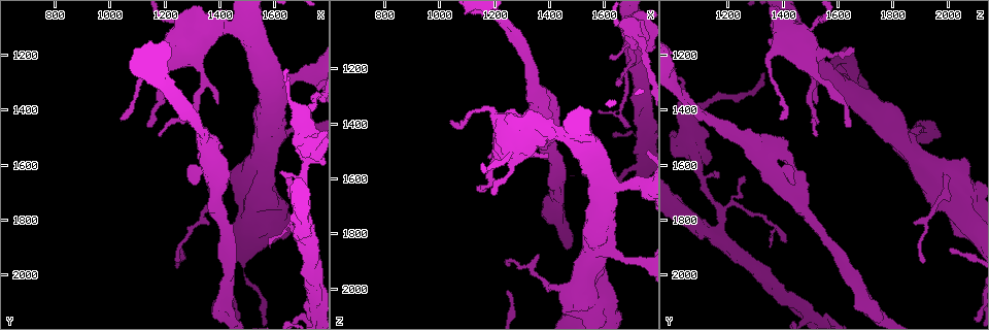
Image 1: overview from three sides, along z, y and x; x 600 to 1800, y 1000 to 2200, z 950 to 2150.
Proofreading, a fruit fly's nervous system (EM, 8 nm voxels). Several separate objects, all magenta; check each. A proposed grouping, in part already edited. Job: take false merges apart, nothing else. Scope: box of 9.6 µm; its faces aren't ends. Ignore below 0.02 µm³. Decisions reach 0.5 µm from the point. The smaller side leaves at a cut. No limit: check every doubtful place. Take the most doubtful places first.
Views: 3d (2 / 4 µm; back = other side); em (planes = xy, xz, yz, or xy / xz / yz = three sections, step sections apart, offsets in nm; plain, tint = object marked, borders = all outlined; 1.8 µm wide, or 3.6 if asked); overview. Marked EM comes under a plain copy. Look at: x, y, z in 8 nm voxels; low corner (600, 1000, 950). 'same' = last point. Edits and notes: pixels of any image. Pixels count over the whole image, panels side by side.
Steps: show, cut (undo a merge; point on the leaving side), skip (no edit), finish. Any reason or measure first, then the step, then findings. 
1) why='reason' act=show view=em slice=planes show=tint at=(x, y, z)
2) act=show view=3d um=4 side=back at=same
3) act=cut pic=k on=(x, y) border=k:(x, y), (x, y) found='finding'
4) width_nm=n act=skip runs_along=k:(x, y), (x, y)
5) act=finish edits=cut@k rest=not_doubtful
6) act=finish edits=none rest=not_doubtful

act=show view=3d um=4 side=back at=(1720, 1850, 1170)

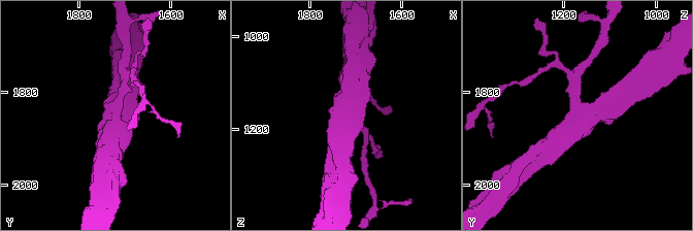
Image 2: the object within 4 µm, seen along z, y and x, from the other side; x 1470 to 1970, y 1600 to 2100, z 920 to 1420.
why='shape alone is not enough' act=show view=em slice=xy step=16 show=tint at=(1720, 1850, 1165)

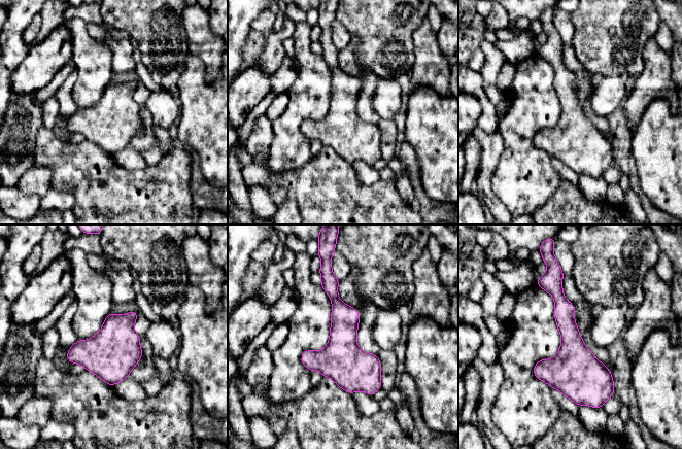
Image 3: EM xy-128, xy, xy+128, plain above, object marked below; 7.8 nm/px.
why='another direction' act=show view=em slice=yz step=8 show=tint at=same

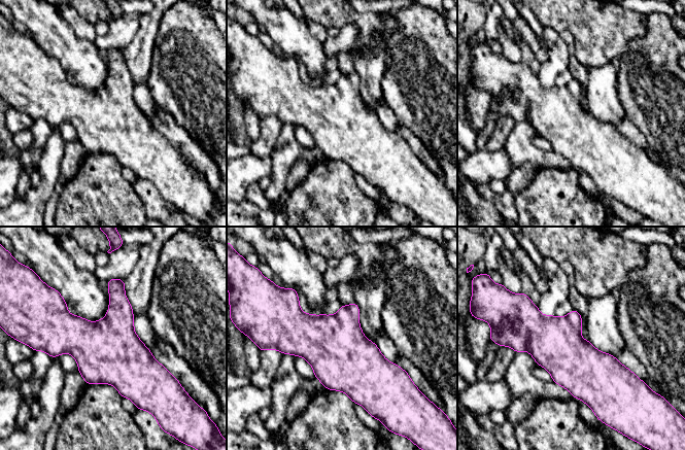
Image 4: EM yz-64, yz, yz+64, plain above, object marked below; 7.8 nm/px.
width_nm=420 act=skip found='all the same cell'

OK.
why='calibre changes' act=show view=em um=3.6 slice=planes show=tint at=(1350, 1560, 1350)

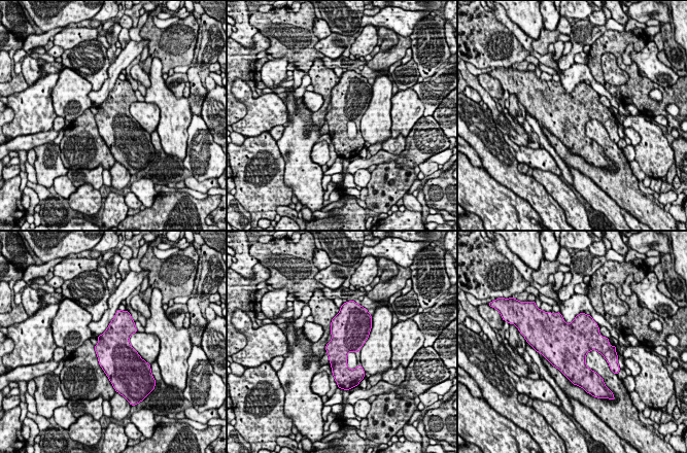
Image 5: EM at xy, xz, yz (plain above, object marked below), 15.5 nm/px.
act=skip found='continuous, no second cell'

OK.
why='sudden change in width' act=show view=3d um=4 side=back at=(1710, 1570, 1090)

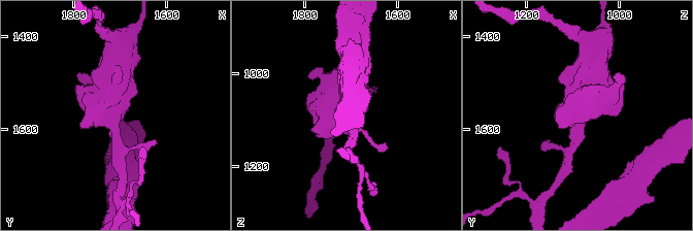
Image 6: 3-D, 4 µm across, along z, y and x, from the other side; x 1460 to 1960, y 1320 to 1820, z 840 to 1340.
why='need the tissue' act=show view=em um=3.6 slice=planes show=tint at=(1710, 1565, 1085)

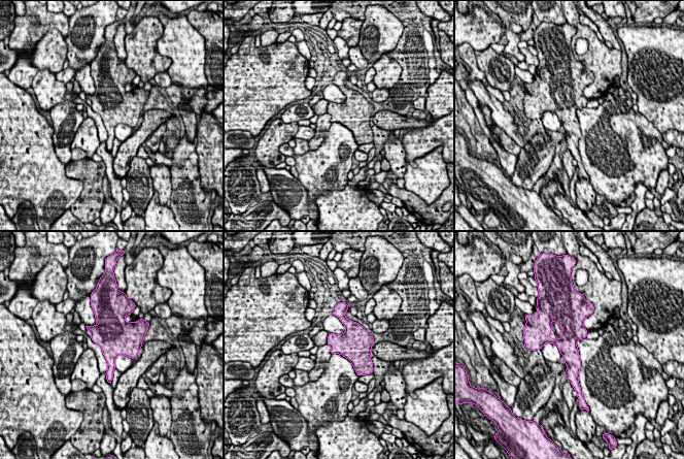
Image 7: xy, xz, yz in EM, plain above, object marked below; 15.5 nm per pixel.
act=skip runs_along=7:(569, 317), (571, 376) found='one cell here'

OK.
act=show view=3d um=4 side=back at=(1700, 1430, 1060)

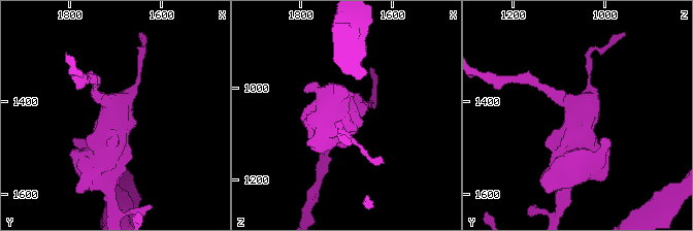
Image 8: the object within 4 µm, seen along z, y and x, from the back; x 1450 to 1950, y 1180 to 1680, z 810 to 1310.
act=show view=em um=3.6 slice=planes show=tint at=(1710, 1425, 1060)

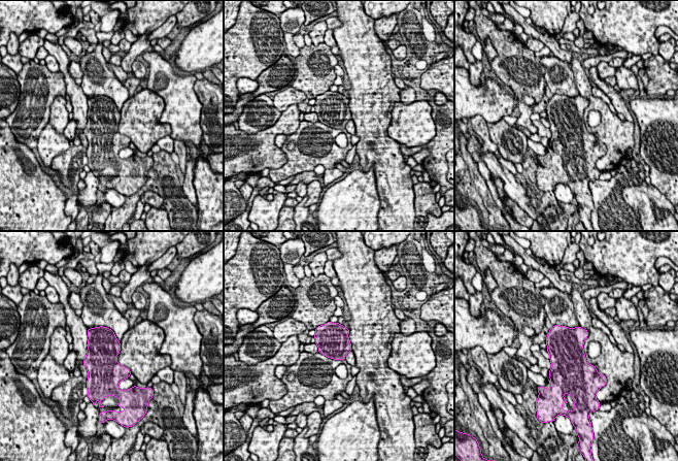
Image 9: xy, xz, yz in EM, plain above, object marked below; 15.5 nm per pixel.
act=skip found='continuous, no second cell'

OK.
why='a narrow waist' act=show view=em slice=planes show=borders at=(1410, 1660, 2000)

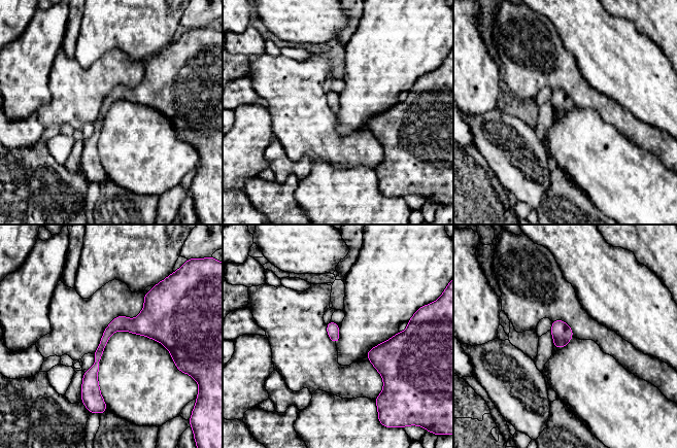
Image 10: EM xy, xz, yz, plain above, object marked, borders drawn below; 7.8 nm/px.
act=skip found='one cell here'

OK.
act=finish edits=none rest=not_doubtful

